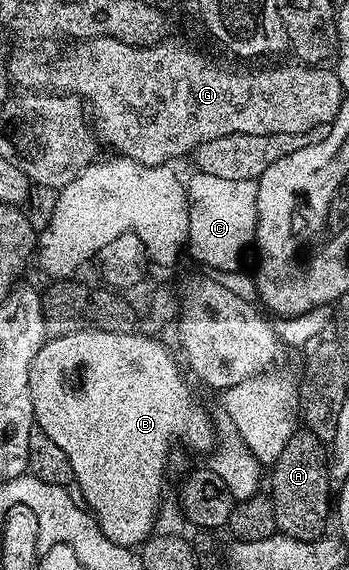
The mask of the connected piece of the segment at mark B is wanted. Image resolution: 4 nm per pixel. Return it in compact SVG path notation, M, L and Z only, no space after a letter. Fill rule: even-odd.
M95 330L72 332L68 336L47 340L40 348L40 352L36 352L30 365L30 395L32 396L32 408L34 409L34 421L37 429L42 430L44 436L48 436L48 440L54 441L62 449L64 456L68 456L68 464L72 464L72 472L74 473L73 485L78 486L79 492L82 493L83 499L81 498L81 501L94 521L98 523L101 537L131 548L141 547L142 543L155 533L154 517L158 514L158 501L162 498L162 473L166 470L166 457L170 454L170 441L187 442L192 449L207 450L207 452L213 451L216 446L216 431L211 415L206 415L198 407L198 402L194 399L189 384L186 383L187 375L184 373L179 359L177 357L174 359L170 355L169 348L161 340L161 337L139 332L132 334L96 332Z

